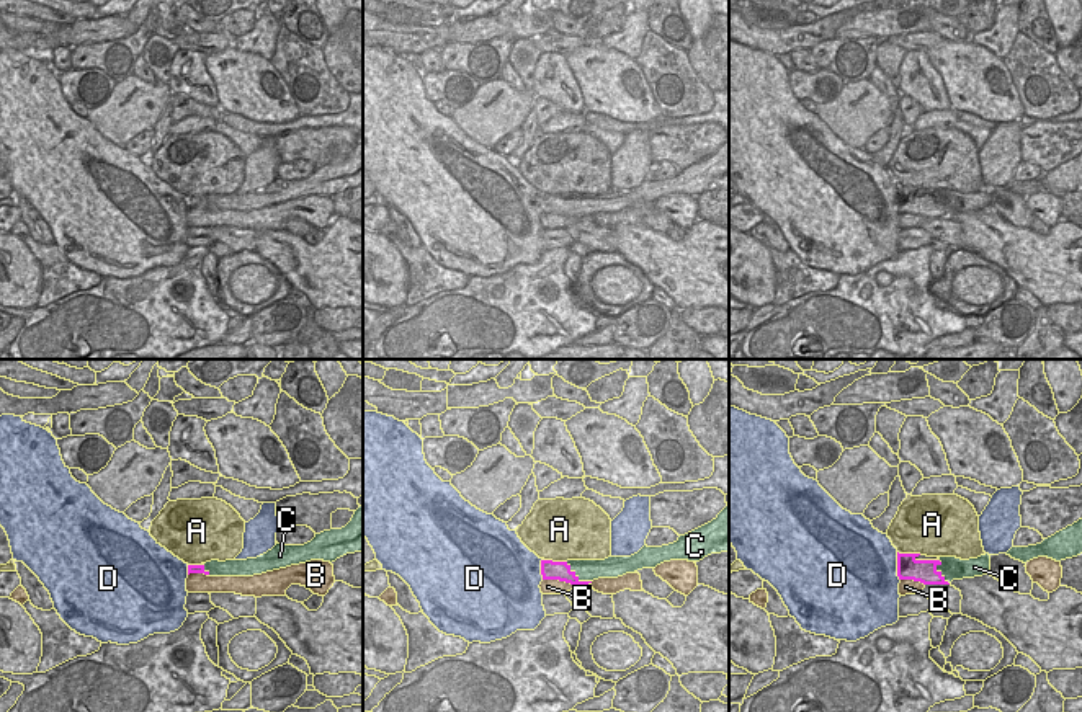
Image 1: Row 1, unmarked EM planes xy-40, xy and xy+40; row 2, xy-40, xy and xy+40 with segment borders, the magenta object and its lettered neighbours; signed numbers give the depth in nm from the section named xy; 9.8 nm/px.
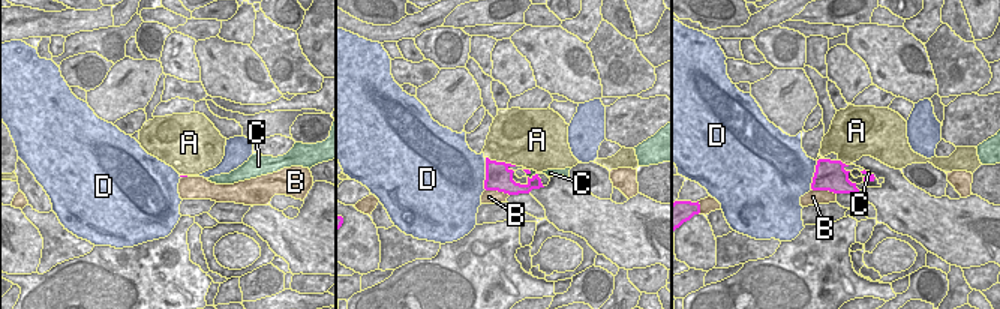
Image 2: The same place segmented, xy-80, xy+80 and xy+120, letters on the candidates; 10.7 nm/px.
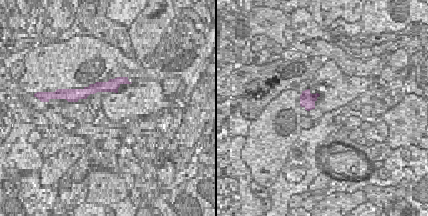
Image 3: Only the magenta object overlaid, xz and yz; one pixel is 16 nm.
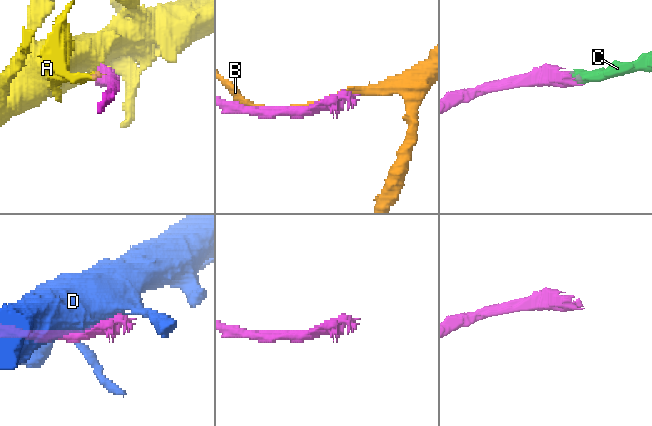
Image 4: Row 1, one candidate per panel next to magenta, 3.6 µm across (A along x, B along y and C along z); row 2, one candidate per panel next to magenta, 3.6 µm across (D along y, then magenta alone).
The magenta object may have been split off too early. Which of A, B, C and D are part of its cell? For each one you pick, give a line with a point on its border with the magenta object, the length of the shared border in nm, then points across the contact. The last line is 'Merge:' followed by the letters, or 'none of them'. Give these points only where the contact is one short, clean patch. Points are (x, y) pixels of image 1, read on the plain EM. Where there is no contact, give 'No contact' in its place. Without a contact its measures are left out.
C: Touches magenta at xy (577, 211). Shared border 320 nm. Path across: xy (553, 204), (577, 211), (587, 204)
Merge: C.

